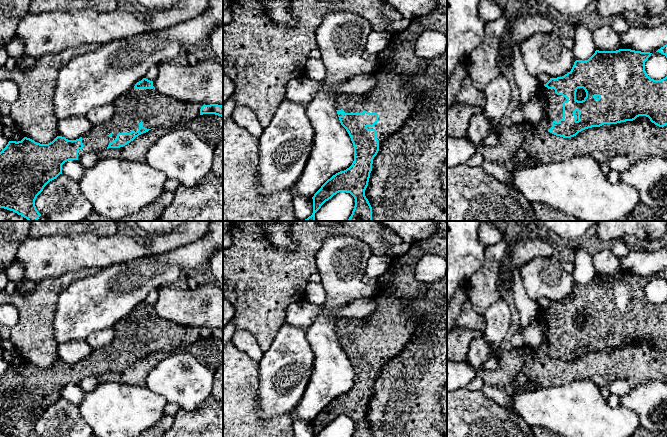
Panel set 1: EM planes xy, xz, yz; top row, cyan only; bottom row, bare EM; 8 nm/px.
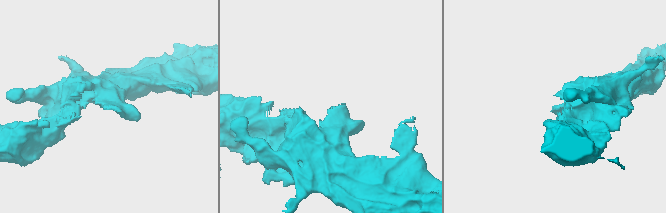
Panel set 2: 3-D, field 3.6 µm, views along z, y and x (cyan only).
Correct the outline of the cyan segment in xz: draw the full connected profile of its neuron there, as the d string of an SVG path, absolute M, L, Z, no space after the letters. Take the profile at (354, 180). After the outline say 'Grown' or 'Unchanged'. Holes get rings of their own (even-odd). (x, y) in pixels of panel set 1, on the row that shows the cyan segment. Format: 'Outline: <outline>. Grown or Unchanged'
Outline: M423 67L417 73L404 78L395 71L384 71L377 75L375 86L364 94L337 93L335 95L334 104L340 123L348 132L354 146L354 161L349 168L328 179L314 194L313 213L303 221L316 221L315 213L339 192L350 193L355 199L354 209L347 221L372 221L372 207L365 196L365 190L372 171L373 159L383 140L399 131L407 122L418 103L418 81L426 75L426 72L427 68Z. Grown

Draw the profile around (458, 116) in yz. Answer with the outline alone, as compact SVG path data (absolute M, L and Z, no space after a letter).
M454 104L447 108L447 137L467 139L469 121L479 110L466 104Z

